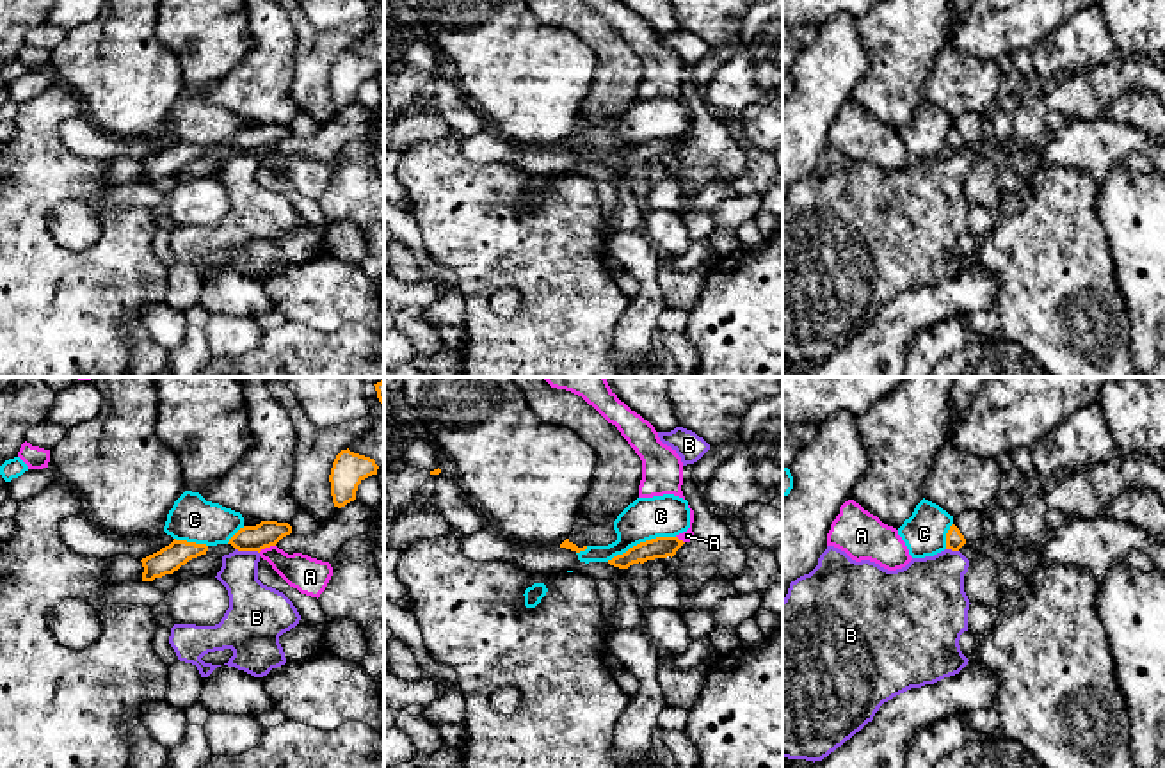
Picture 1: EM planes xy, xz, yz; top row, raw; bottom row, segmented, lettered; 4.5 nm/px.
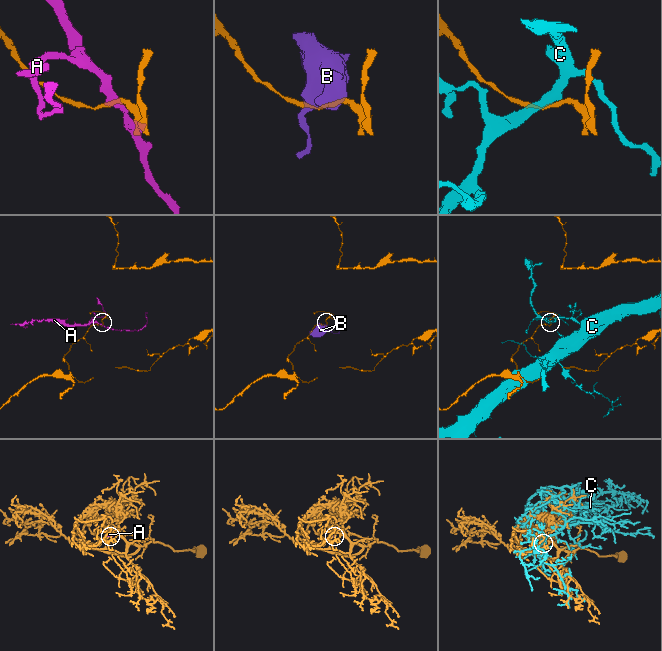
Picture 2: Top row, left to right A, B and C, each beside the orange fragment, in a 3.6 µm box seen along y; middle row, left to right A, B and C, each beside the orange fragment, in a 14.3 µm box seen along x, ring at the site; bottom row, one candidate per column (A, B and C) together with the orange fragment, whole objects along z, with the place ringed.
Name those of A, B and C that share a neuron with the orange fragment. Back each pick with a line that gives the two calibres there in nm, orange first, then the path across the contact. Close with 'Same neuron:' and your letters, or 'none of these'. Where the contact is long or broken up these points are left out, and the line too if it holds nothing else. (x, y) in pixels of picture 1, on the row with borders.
Same neuron: none of these

